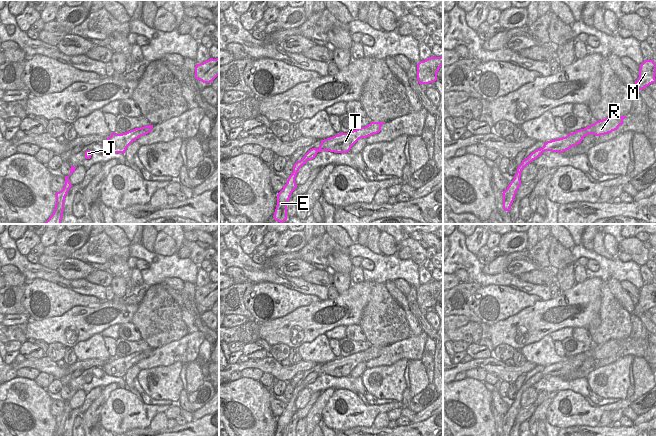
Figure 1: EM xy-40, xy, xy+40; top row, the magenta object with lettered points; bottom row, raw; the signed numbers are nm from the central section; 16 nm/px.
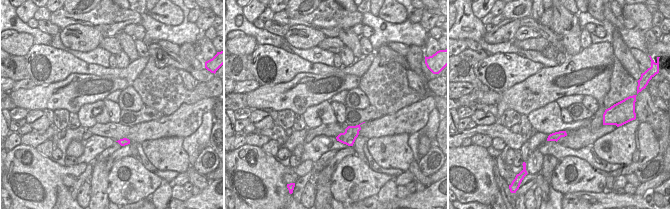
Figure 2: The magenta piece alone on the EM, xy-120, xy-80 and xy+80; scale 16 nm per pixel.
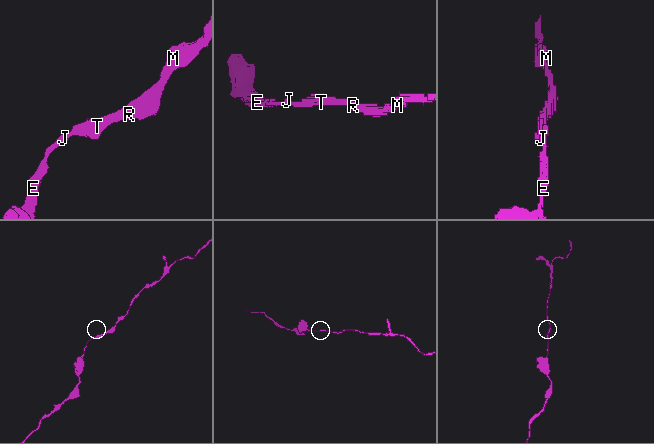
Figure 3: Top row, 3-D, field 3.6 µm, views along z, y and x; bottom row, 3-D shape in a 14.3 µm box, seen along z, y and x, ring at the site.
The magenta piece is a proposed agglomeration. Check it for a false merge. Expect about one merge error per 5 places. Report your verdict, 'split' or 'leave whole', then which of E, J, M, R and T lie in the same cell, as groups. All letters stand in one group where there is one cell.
leave whole | E J M R T

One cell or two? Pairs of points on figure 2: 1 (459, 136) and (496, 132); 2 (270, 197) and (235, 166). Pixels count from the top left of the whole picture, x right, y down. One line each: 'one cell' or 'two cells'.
1: one cell
2: one cell

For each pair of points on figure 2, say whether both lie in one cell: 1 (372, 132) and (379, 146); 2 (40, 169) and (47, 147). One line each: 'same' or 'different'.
1: different
2: different

